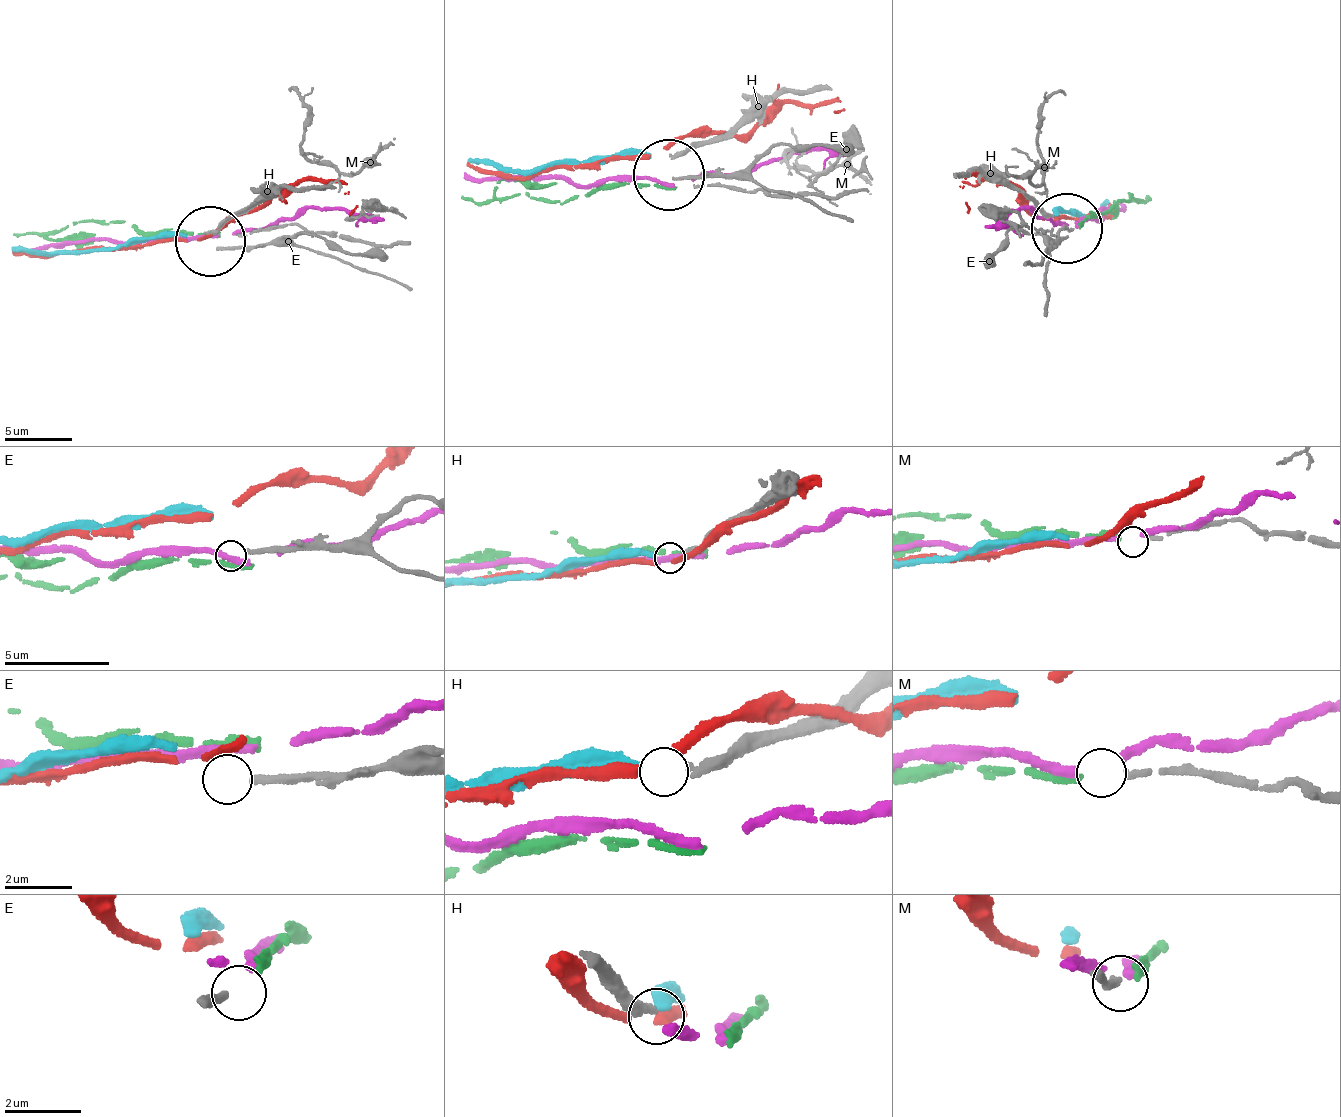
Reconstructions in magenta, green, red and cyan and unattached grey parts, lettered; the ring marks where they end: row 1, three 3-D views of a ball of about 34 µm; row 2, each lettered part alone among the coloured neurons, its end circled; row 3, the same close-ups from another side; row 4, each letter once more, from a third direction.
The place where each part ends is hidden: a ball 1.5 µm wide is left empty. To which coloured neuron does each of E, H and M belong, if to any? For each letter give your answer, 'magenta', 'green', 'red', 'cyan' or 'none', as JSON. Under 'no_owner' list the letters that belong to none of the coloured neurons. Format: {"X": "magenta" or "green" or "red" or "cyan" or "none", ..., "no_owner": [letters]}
{"E": "none", "H": "cyan", "M": "green", "no_owner": ["E"]}

